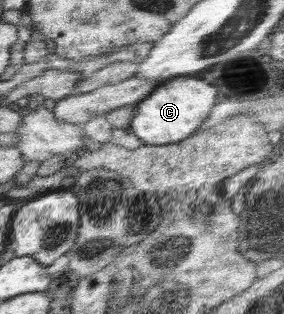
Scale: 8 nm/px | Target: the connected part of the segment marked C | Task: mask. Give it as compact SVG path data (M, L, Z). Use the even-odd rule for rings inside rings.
M177 77L169 83L163 83L146 98L136 104L128 131L141 139L142 143L156 146L177 143L187 139L191 133L199 131L199 125L211 113L215 105L217 89L197 77Z

